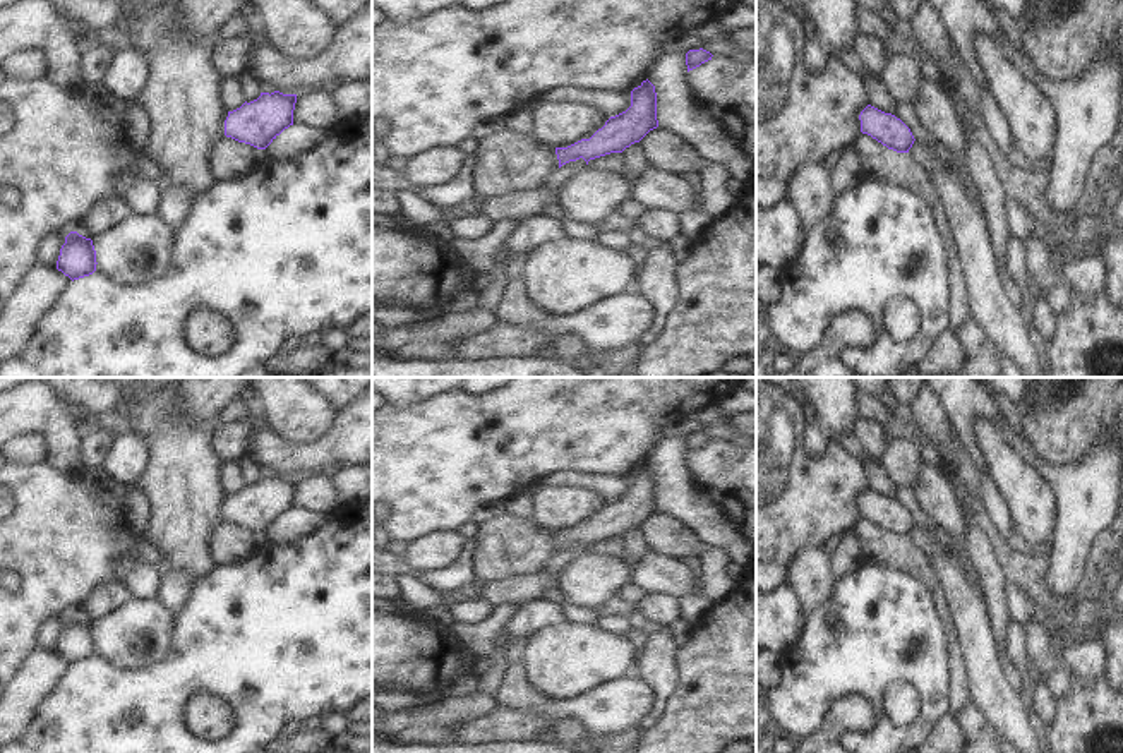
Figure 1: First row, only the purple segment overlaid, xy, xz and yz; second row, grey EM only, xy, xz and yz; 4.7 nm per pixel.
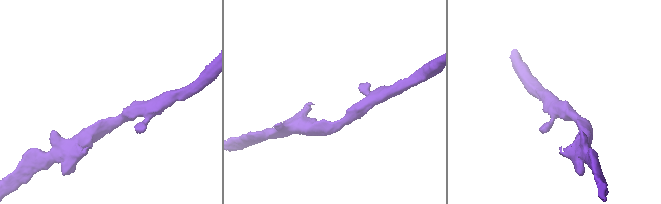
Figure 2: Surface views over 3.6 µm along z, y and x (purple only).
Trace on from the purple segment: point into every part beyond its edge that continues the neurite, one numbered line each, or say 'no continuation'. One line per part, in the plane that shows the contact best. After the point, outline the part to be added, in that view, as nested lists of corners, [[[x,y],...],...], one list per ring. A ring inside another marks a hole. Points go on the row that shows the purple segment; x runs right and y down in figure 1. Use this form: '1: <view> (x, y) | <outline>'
no continuation

